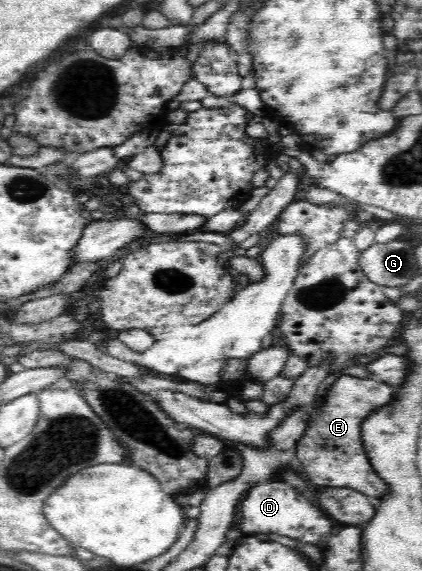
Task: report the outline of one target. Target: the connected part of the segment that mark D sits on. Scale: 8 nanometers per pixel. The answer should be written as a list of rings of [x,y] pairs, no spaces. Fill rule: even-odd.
[[[279,478],[272,482],[260,482],[252,486],[241,501],[238,516],[240,522],[237,526],[244,535],[277,533],[323,547],[326,541],[324,533],[332,531],[332,521],[318,507],[314,507],[306,496]]]

